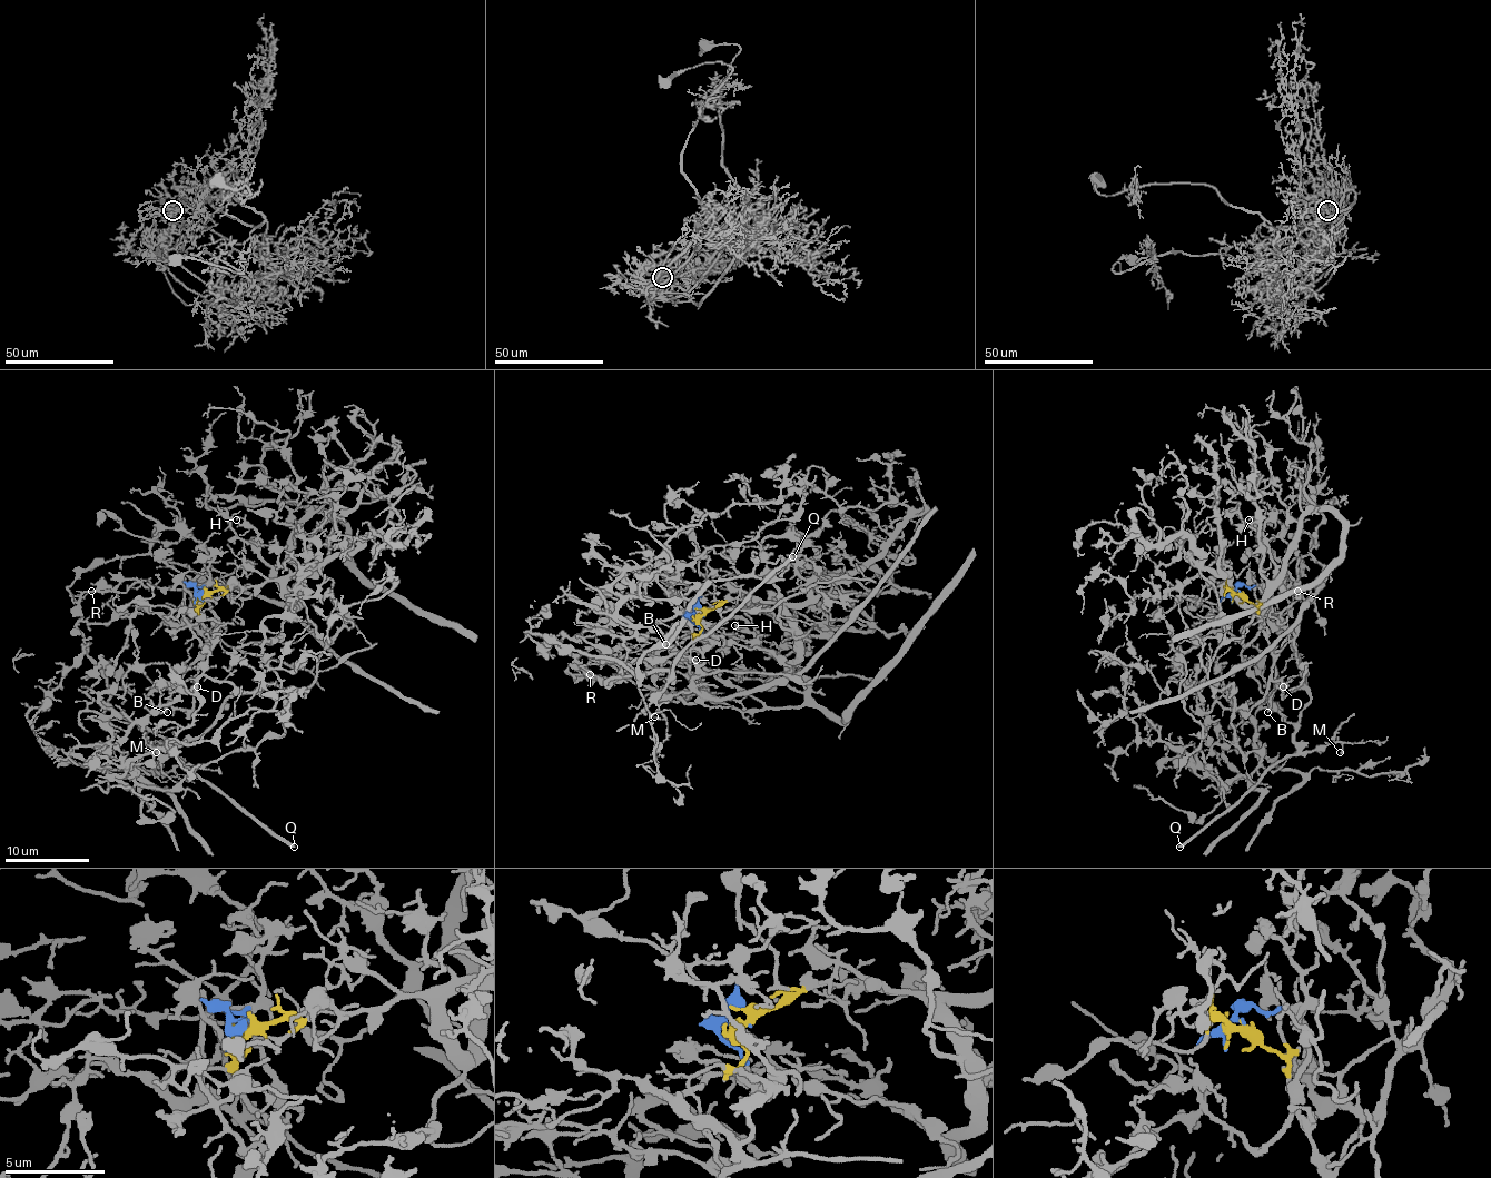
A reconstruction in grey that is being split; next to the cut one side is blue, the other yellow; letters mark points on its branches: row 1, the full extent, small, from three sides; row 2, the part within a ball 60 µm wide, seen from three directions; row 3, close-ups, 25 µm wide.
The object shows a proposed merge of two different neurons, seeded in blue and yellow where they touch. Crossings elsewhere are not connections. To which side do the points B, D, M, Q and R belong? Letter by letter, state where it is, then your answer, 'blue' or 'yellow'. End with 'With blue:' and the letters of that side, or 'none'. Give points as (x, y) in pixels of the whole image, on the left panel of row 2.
B: at (167, 712); yellow
D: at (197, 686); yellow
M: at (156, 752); yellow
Q: at (294, 847); yellow
R: at (91, 591); yellow
With blue: none

